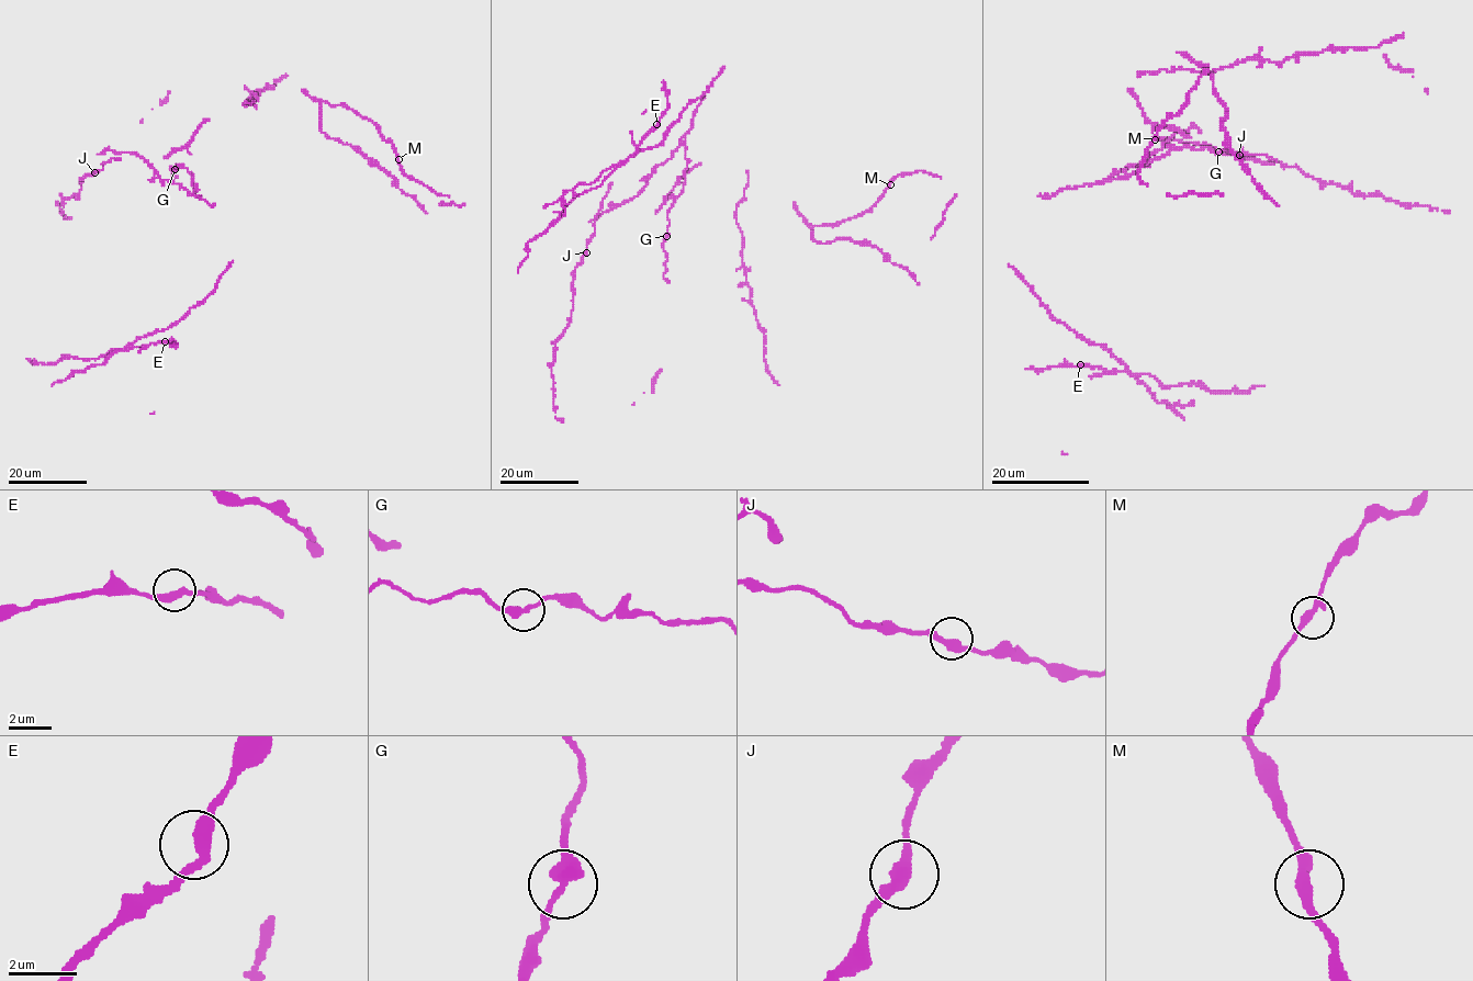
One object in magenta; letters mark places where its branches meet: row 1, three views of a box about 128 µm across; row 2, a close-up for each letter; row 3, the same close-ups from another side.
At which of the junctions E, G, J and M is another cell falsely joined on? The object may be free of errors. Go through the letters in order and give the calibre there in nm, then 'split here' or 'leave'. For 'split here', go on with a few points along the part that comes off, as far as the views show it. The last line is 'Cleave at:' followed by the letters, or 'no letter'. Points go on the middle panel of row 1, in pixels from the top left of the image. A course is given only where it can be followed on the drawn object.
E: 360 nm | leave
G: 340 nm | leave
J: 360 nm | leave
M: 320 nm | leave
Cleave at: no letter

